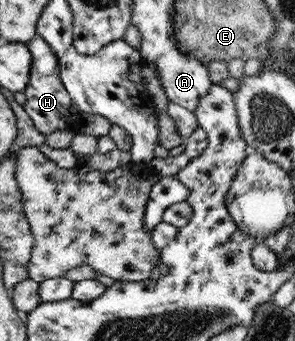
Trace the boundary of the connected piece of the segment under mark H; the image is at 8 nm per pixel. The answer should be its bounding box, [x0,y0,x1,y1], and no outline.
[23,36,85,137]

